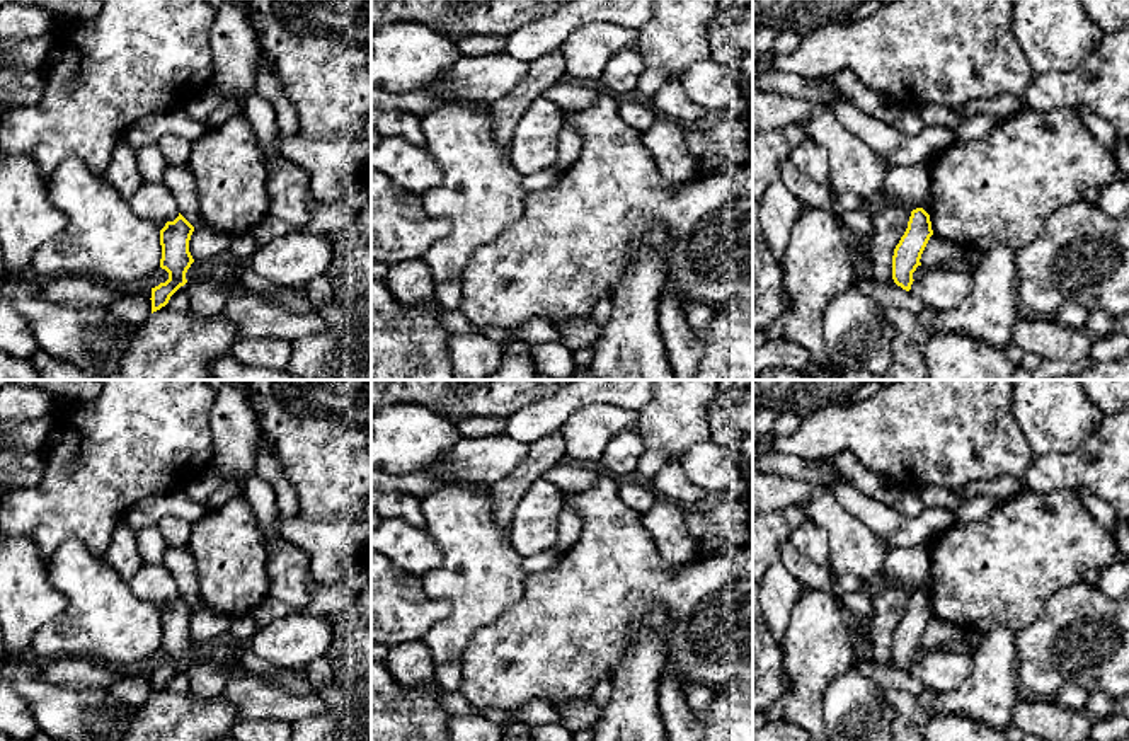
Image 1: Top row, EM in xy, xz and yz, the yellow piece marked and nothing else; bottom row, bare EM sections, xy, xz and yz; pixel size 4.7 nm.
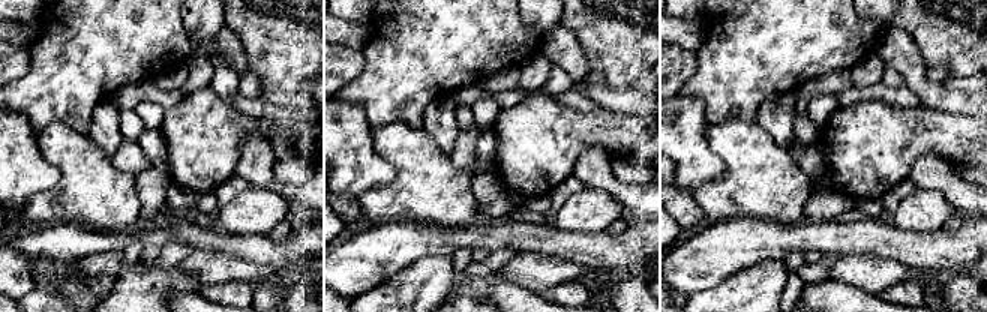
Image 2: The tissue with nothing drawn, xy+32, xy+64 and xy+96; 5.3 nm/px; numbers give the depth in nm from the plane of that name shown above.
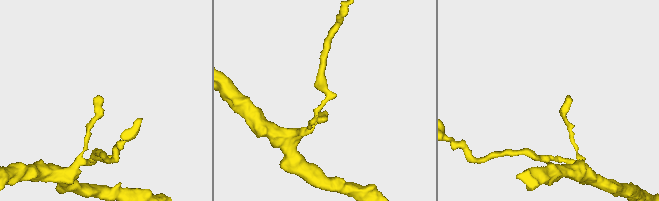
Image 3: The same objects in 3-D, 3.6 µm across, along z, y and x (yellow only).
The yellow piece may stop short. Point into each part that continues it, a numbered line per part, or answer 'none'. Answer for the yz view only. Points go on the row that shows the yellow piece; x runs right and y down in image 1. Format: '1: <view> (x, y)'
none

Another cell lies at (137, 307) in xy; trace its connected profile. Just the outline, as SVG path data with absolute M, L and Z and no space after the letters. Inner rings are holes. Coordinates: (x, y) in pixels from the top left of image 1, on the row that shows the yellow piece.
M143 288L138 293L129 293L111 305L114 322L136 327L152 315L152 288Z

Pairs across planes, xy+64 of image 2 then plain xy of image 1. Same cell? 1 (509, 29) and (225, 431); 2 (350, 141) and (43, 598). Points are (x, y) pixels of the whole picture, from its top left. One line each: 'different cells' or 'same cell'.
1: different cells
2: same cell

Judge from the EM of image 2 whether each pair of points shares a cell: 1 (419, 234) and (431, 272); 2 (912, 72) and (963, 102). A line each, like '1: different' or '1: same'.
1: different
2: same

